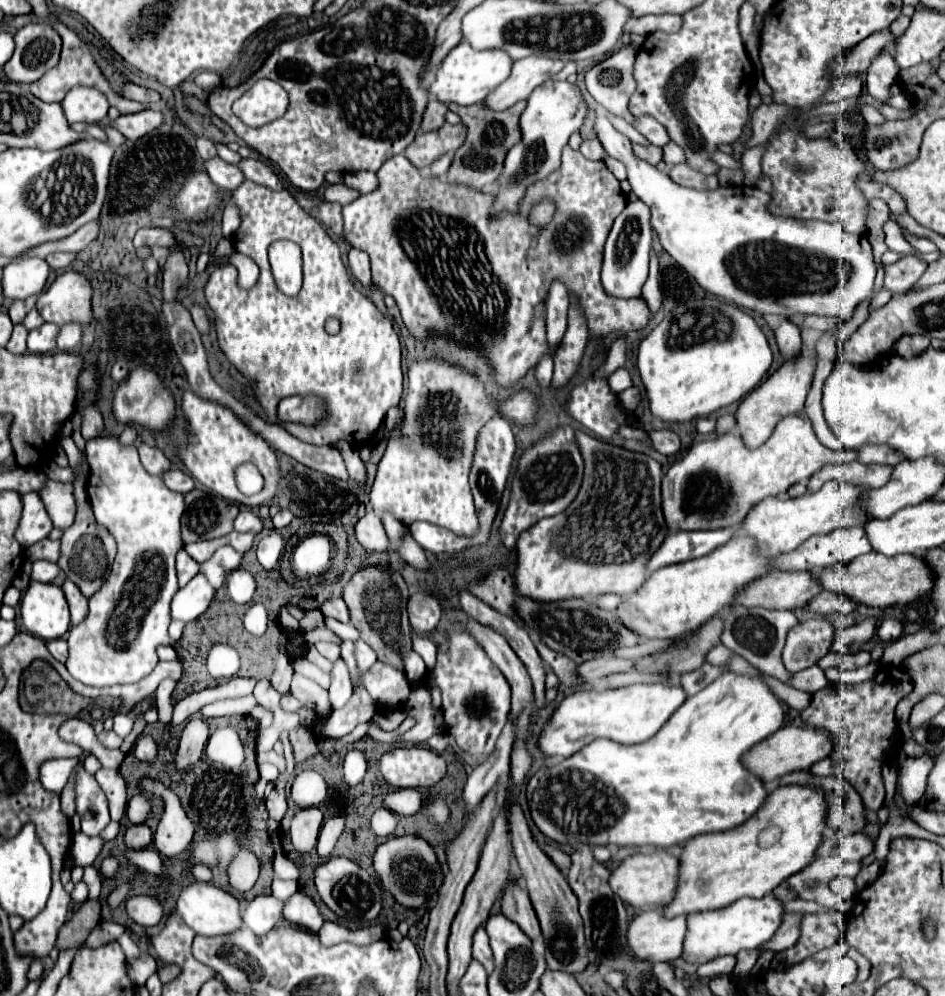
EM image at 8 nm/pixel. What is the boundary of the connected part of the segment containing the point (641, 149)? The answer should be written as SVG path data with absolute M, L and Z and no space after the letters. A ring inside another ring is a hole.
M633 144L633 152L637 154L637 158L649 162L649 164L657 164L663 160L661 156L661 148L657 146L641 146L641 144Z

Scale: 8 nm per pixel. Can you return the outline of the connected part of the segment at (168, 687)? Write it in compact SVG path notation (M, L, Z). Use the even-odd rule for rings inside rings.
M163 680L155 692L157 698L157 710L159 710L159 720L161 722L171 722L171 712L173 712L173 704L171 704L171 694L175 688L175 680Z

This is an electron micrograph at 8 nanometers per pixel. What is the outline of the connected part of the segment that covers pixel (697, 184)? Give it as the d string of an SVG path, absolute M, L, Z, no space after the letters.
M685 162L683 164L677 164L669 170L669 178L673 182L677 182L679 186L687 186L687 188L695 188L695 190L715 190L719 184L717 184L717 178L715 176L703 176L695 170L691 170Z

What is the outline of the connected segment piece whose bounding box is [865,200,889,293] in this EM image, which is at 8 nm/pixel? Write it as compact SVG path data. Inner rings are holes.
M869 200L867 202L867 214L865 214L865 228L867 228L867 236L869 242L873 246L873 254L875 254L875 264L877 264L877 278L875 278L875 292L879 292L883 288L883 262L881 256L887 252L887 244L885 244L885 234L883 234L883 224L889 220L889 208L885 206L885 202L881 200Z

